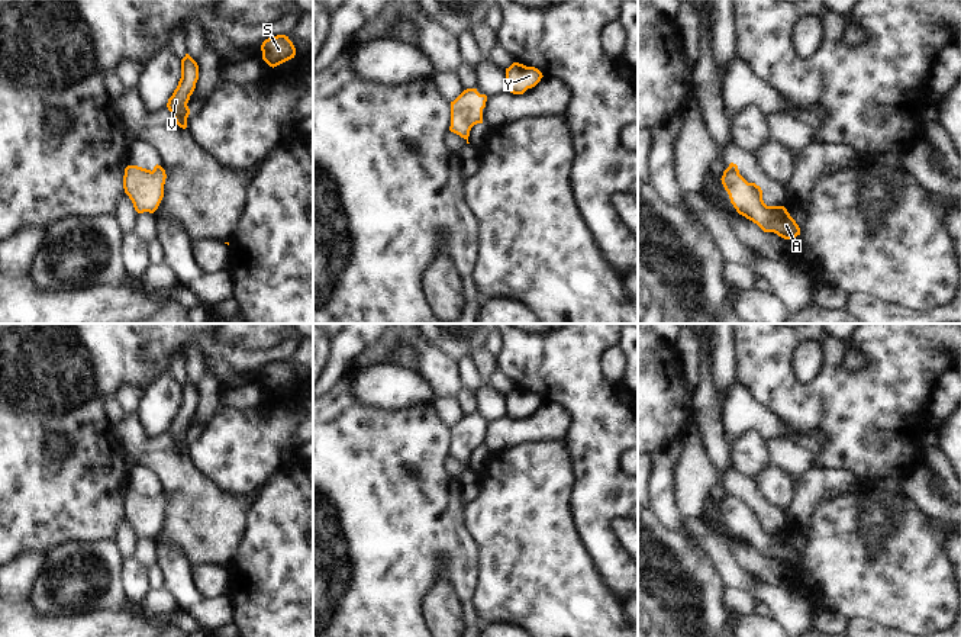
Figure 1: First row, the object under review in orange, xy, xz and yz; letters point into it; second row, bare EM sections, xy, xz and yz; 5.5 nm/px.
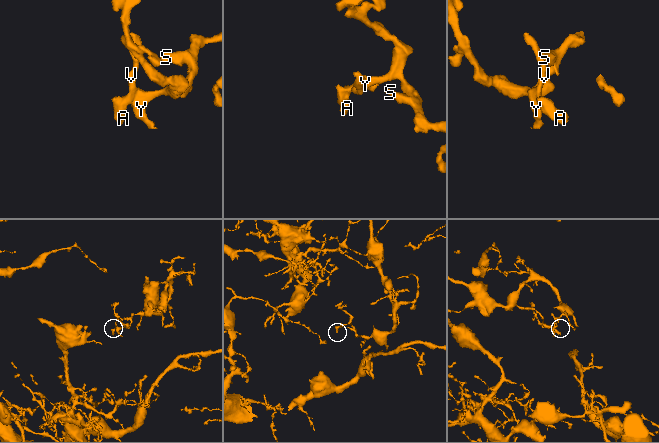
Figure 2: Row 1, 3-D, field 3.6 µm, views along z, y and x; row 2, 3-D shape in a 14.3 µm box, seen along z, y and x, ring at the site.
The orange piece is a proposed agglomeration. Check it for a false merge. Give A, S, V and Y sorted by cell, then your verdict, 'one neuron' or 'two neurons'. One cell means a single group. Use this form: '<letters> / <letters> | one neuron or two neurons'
A S V Y | one neuron

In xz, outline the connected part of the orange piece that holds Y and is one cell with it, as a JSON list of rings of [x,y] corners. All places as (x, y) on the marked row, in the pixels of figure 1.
[[[513,62],[506,68],[506,91],[523,94],[528,89],[535,87],[542,77],[538,68]]]

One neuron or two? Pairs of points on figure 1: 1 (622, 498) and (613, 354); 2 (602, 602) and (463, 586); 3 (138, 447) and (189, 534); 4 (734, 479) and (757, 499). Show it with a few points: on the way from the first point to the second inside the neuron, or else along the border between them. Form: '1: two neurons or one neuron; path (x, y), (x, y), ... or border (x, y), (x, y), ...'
1: two neurons; border (609, 348), (602, 353), (599, 369), (613, 383)
2: two neurons; border (480, 555), (473, 597), (473, 610), (479, 621)
3: one neuron; path (161, 466), (189, 494), (189, 511)
4: one neuron; path (739, 482), (751, 494)

